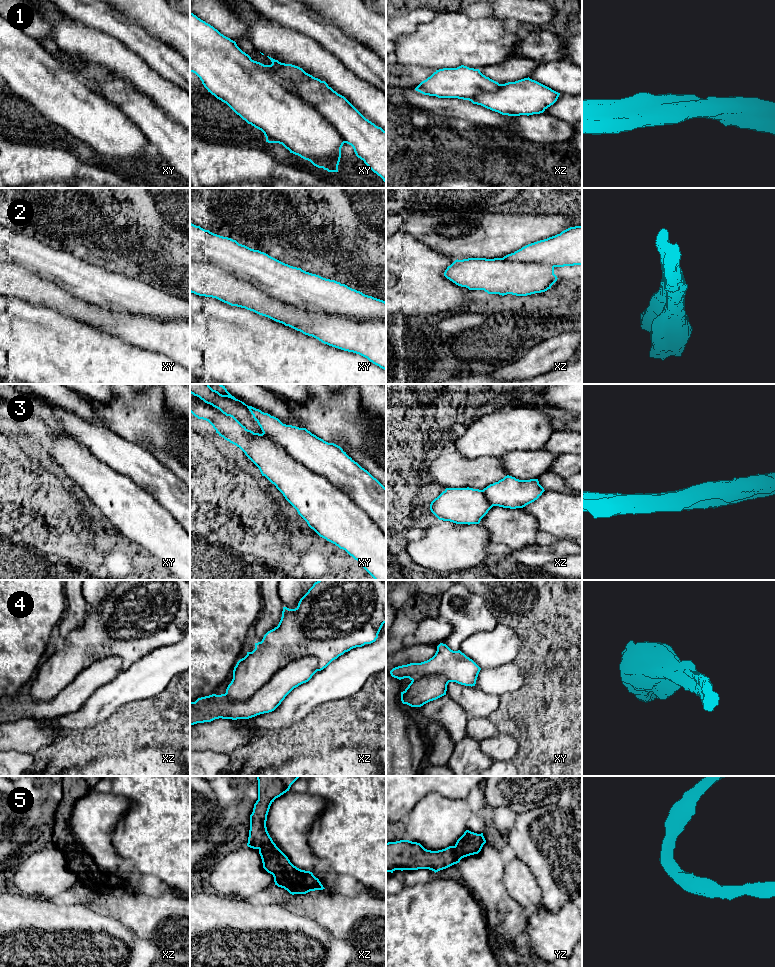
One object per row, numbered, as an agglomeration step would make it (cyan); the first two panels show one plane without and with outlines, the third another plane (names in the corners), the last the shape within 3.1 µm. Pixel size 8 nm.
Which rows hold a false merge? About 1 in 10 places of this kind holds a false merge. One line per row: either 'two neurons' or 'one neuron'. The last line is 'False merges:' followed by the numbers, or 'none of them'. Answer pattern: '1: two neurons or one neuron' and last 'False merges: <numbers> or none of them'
1: one neuron
2: one neuron
3: one neuron
4: one neuron
5: one neuron
False merges: none of them

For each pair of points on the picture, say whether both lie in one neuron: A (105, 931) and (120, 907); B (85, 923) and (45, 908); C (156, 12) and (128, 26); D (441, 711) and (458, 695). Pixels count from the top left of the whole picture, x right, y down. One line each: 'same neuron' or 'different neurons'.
A: different neurons
B: same neuron
C: different neurons
D: different neurons

